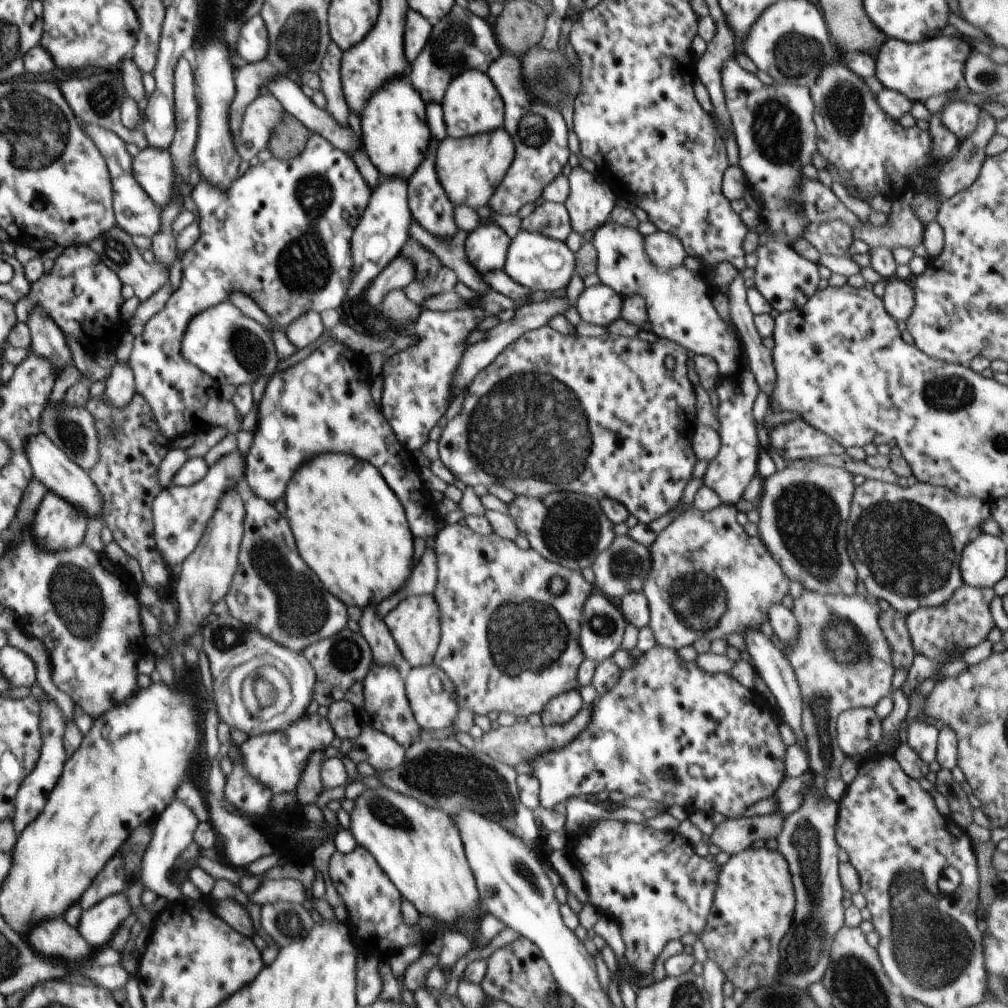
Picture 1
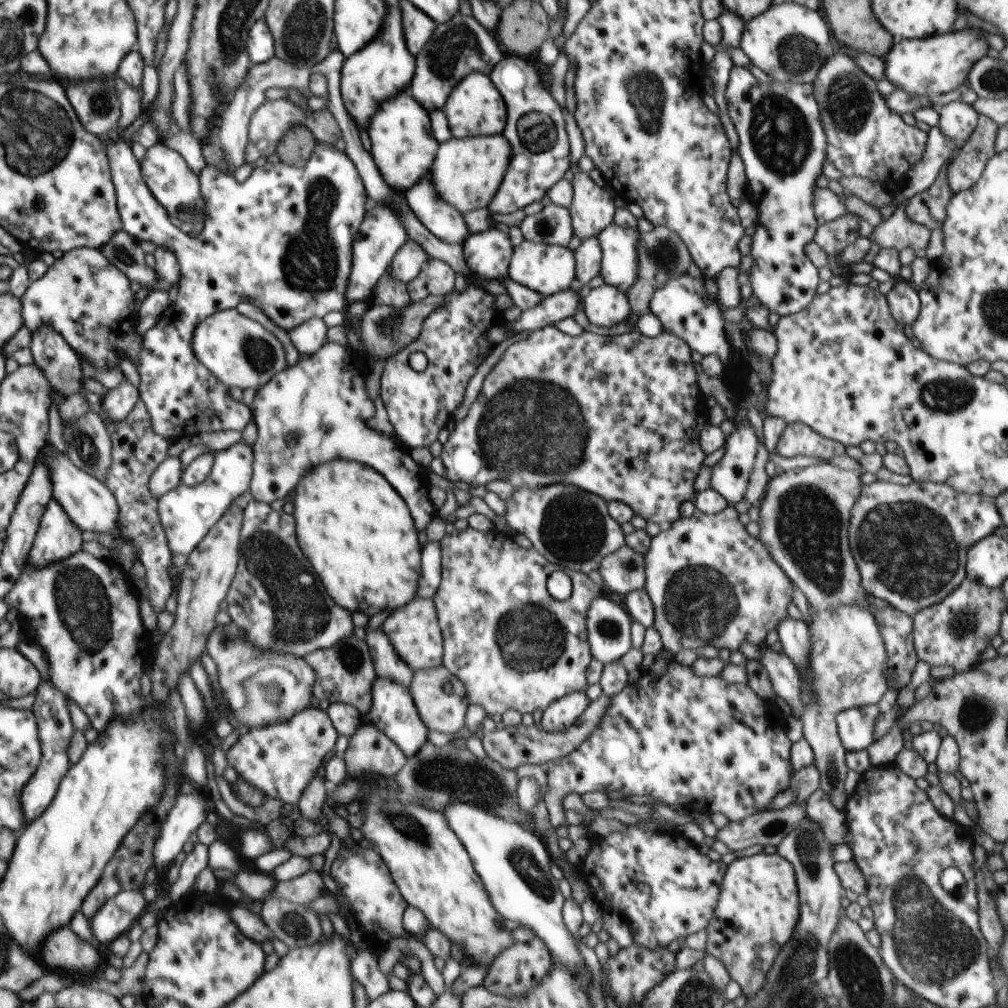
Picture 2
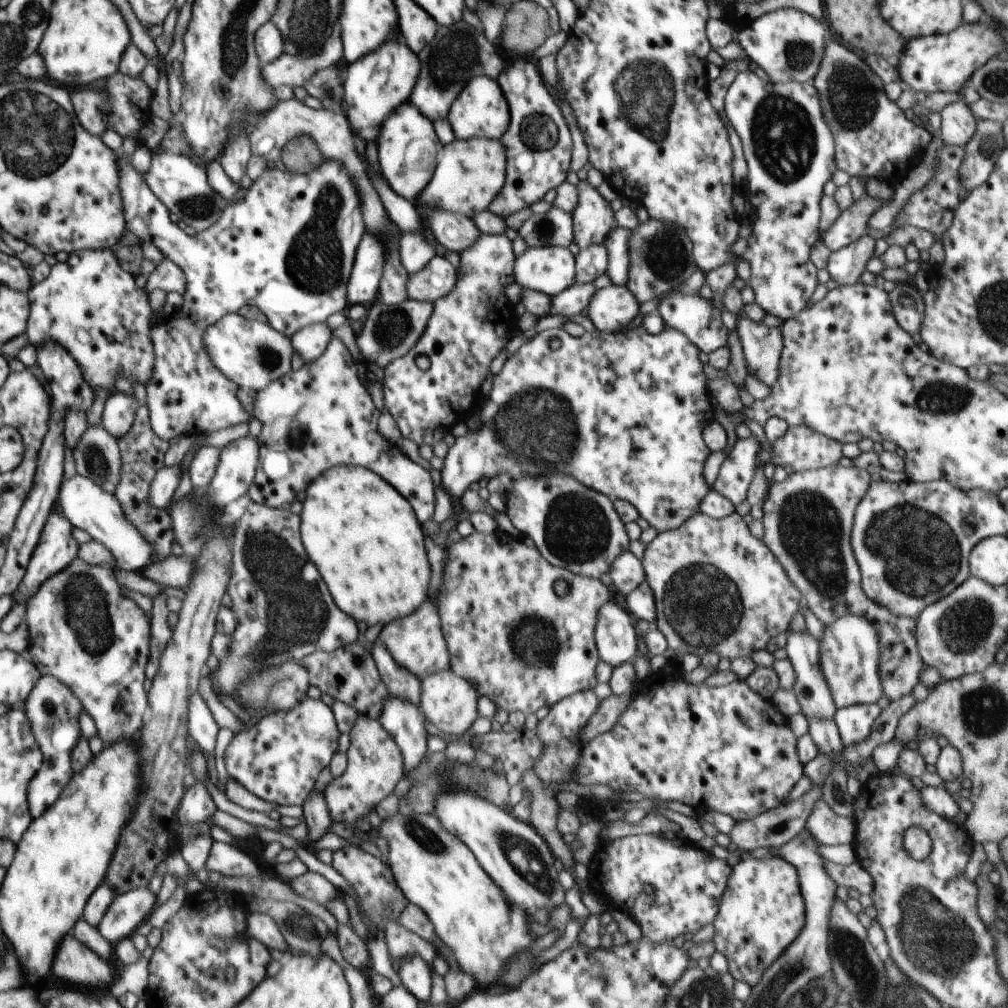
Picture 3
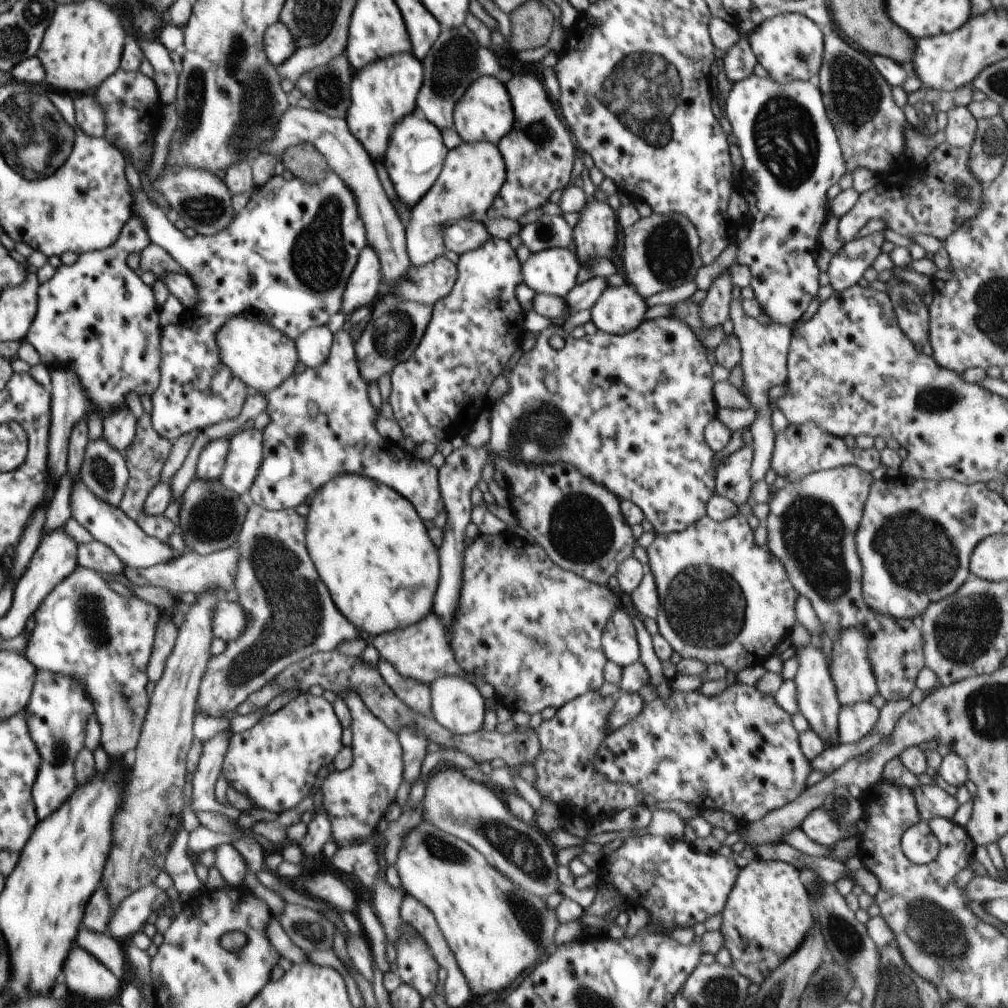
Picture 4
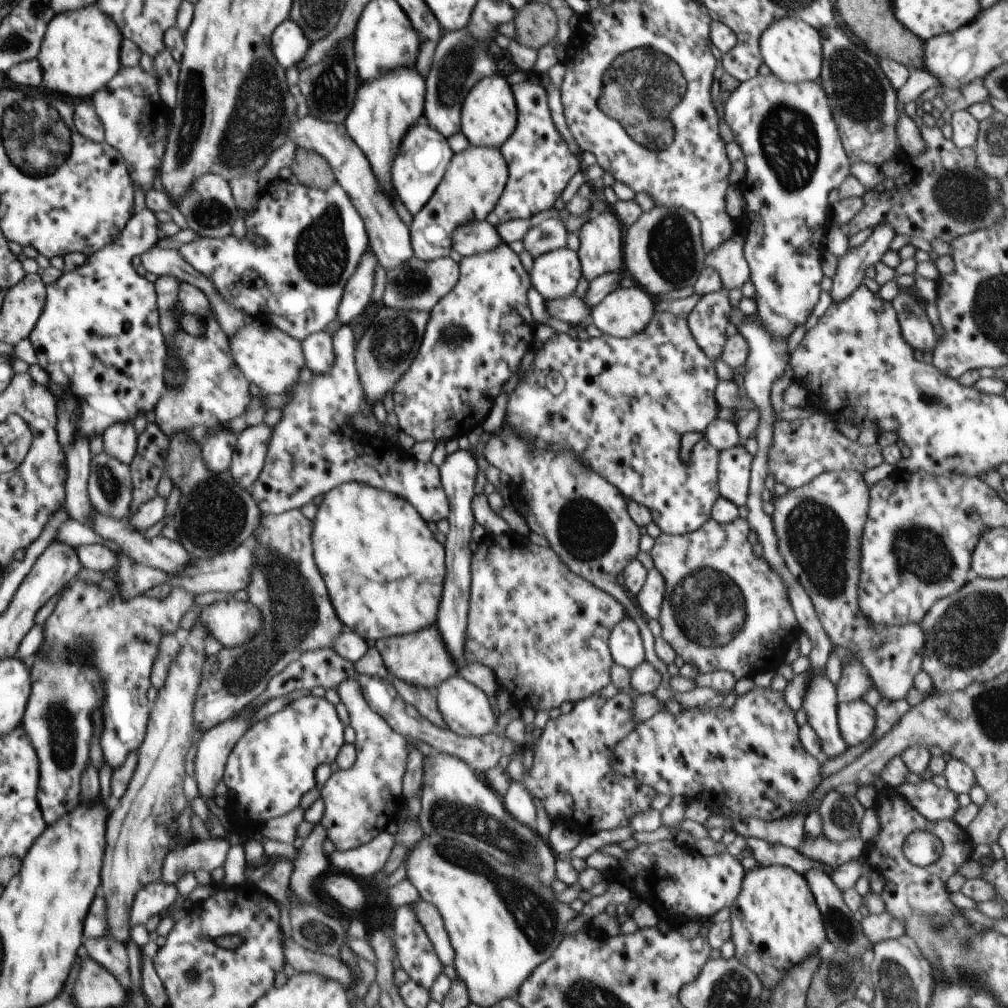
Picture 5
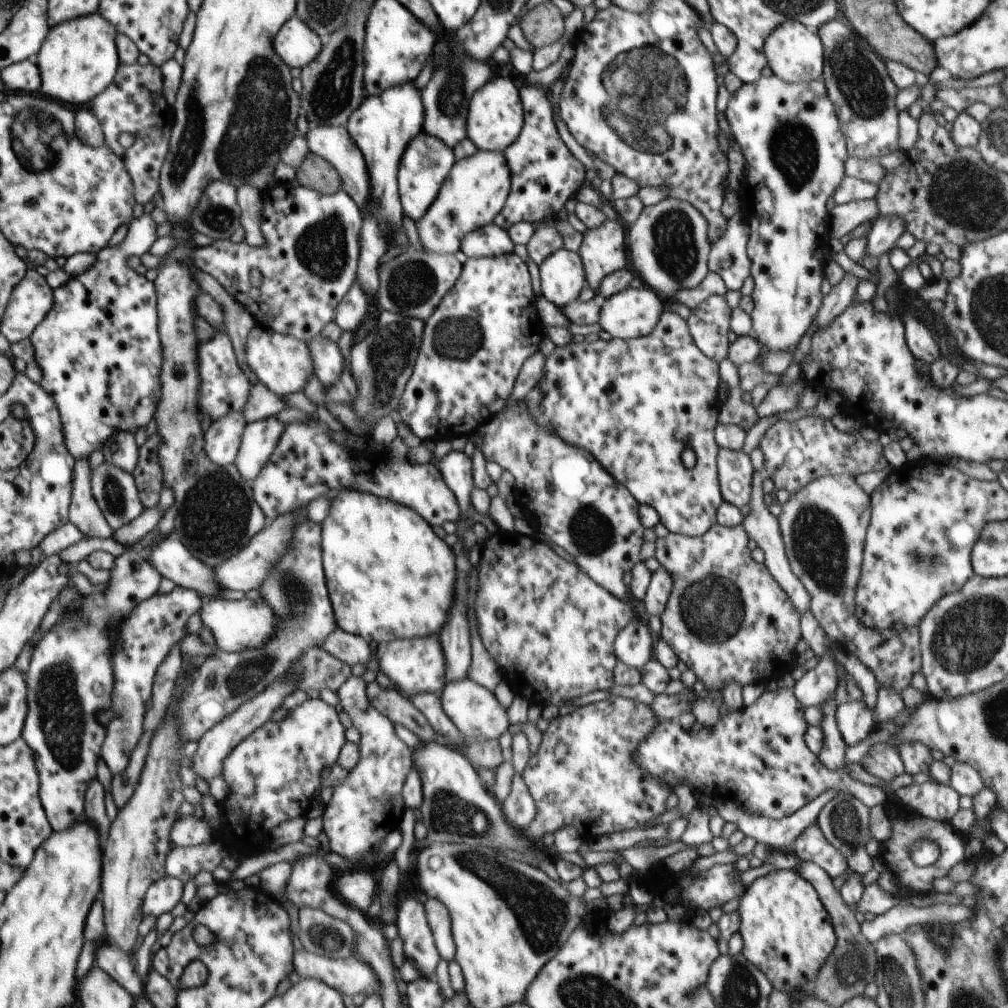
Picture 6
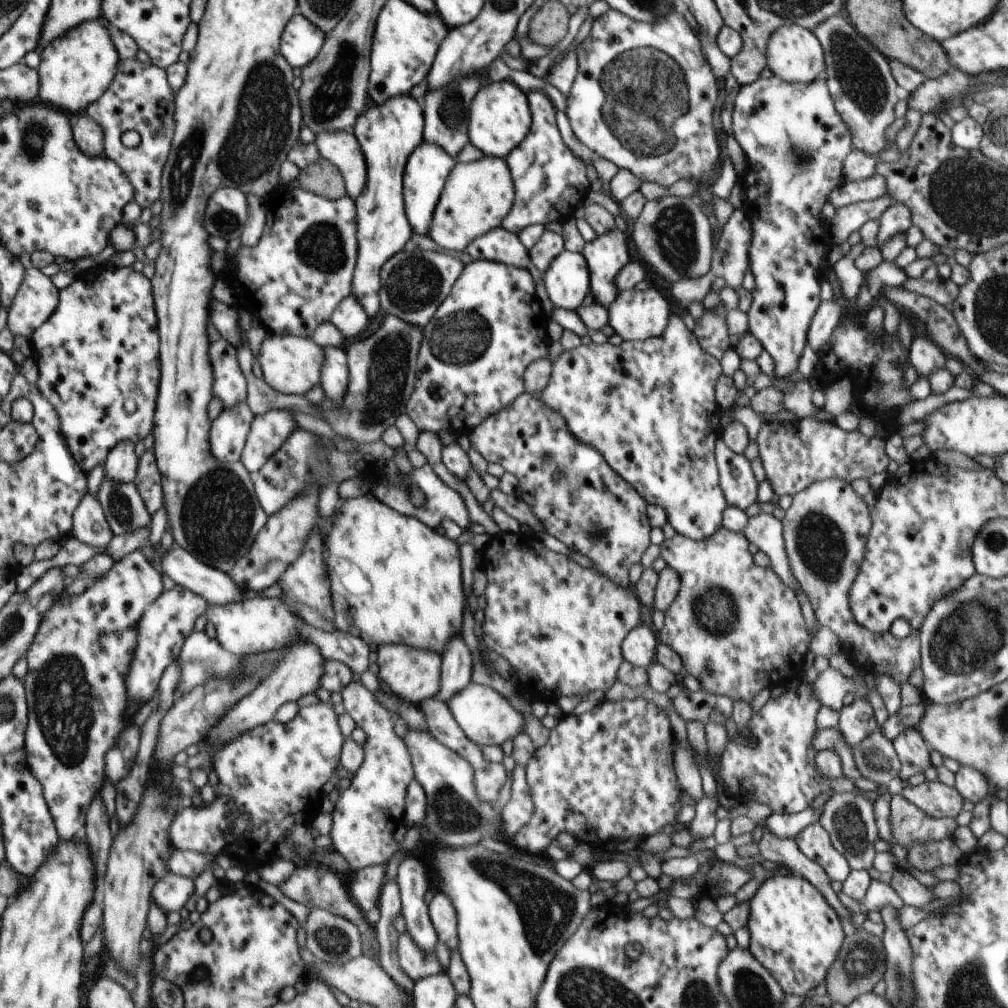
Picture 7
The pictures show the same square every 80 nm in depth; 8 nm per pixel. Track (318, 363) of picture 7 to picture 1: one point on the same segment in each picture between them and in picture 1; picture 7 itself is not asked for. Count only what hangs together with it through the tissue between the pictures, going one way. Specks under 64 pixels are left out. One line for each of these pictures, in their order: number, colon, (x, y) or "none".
1: (227, 344)
2: (241, 352)
3: (252, 354)
4: (260, 355)
5: (272, 360)
6: (282, 363)

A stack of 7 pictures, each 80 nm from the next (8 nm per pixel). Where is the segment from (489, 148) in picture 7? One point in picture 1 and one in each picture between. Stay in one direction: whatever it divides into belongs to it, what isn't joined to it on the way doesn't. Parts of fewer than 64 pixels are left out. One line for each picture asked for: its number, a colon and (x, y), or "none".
1: (472, 105)
2: (475, 107)
3: (481, 110)
4: (485, 113)
5: (489, 115)
6: (495, 116)

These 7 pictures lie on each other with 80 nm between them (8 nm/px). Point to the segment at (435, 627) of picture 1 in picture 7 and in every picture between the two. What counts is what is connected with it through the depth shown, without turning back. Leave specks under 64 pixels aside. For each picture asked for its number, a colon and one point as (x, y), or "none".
2: (414, 631)
3: (416, 642)
4: (422, 652)
5: (421, 659)
6: (415, 665)
7: (414, 674)

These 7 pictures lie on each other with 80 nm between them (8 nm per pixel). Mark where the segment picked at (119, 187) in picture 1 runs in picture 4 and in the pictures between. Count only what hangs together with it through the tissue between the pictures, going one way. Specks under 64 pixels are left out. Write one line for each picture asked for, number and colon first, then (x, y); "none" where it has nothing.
2: (283, 240)
3: (288, 248)
4: (287, 257)

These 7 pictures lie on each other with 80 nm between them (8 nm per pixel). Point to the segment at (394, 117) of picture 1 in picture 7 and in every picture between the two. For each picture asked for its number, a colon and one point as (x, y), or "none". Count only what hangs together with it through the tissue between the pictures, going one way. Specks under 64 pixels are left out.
2: (403, 146)
3: (408, 146)
4: (415, 158)
5: (420, 165)
6: (427, 161)
7: (429, 166)

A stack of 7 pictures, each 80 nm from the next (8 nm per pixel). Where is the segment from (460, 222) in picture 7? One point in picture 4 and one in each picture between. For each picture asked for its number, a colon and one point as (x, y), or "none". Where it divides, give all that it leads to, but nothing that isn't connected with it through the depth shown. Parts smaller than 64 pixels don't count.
4: (473, 173)
5: (475, 179)
6: (475, 190)

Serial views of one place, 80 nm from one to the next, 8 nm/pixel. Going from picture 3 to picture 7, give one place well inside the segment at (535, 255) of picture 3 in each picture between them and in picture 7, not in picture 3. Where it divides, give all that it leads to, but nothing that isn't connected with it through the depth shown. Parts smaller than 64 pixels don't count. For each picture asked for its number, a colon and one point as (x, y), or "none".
4: (553, 271)
5: (555, 275)
6: (561, 275)
7: (567, 280)

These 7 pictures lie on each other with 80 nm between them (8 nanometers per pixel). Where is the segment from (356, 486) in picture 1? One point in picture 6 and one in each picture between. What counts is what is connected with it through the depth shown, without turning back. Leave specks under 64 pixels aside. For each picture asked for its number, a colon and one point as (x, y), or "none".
2: (358, 533)
3: (366, 541)
4: (369, 545)
5: (384, 569)
6: (390, 578)

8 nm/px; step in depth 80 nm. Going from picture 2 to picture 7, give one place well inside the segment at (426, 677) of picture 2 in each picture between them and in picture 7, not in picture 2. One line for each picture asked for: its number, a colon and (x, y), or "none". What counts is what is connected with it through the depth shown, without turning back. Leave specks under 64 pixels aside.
3: (448, 701)
4: (456, 703)
5: (465, 708)
6: (475, 711)
7: (486, 717)

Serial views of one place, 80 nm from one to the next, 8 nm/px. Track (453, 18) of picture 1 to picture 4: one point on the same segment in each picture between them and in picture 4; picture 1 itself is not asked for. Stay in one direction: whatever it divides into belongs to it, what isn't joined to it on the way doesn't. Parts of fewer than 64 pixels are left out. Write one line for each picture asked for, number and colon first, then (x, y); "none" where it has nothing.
2: (462, 46)
3: (458, 53)
4: (456, 60)

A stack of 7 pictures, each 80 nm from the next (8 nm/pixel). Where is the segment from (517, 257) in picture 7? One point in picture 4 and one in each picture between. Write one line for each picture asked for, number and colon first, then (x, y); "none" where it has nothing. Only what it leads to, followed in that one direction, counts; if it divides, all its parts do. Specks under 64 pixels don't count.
4: (466, 235)
5: (474, 237)
6: (490, 240)

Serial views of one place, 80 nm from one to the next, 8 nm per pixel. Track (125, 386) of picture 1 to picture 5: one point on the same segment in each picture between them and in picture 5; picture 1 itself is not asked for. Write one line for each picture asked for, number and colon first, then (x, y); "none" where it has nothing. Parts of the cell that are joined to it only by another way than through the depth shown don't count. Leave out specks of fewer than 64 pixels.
2: (119, 402)
3: (120, 409)
4: (119, 428)
5: (120, 441)

